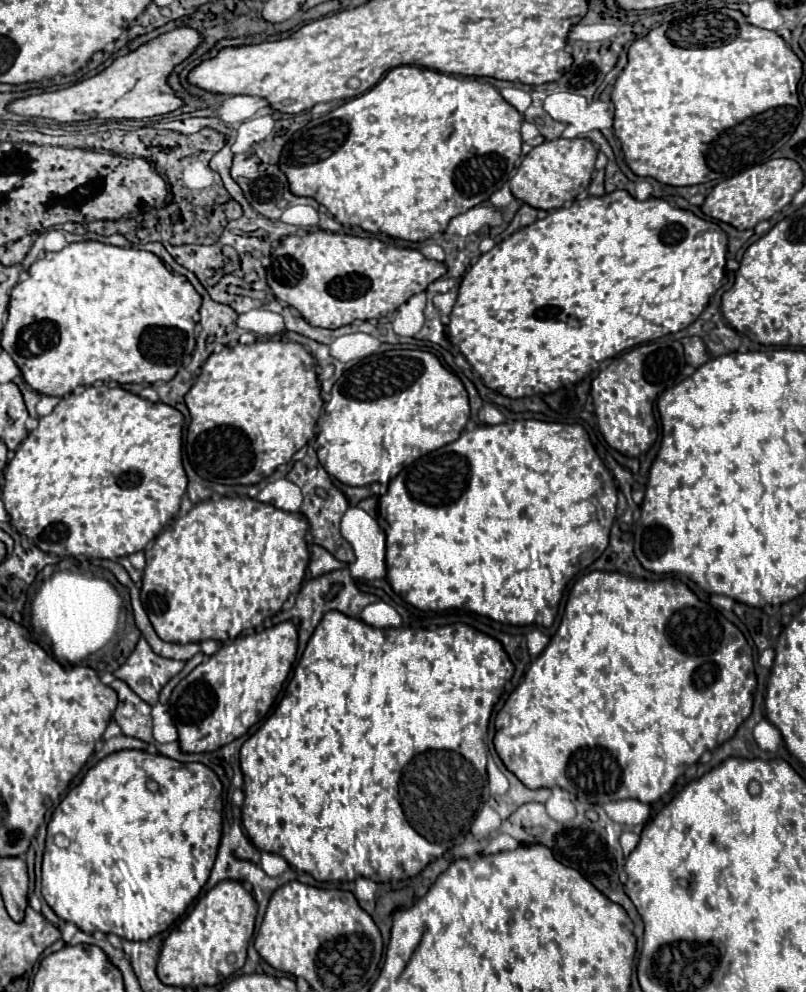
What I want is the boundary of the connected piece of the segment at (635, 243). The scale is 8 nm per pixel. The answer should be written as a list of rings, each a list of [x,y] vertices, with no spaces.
[[[615,190],[605,196],[587,196],[585,200],[575,200],[569,208],[559,208],[555,212],[549,212],[547,218],[537,220],[517,232],[513,232],[507,240],[499,242],[491,252],[483,254],[475,266],[471,266],[463,280],[461,290],[457,296],[457,302],[451,312],[449,322],[449,336],[451,342],[461,350],[461,354],[467,358],[467,362],[479,372],[483,384],[501,396],[507,398],[523,398],[523,396],[535,396],[535,394],[553,394],[559,388],[565,388],[567,384],[575,384],[583,380],[587,374],[597,370],[599,366],[593,366],[593,360],[603,364],[605,360],[611,360],[619,356],[623,350],[635,348],[643,342],[651,342],[655,338],[679,332],[693,324],[705,306],[709,304],[709,298],[721,288],[727,280],[726,277],[727,234],[711,222],[695,216],[689,210],[673,208],[661,198],[649,198],[645,202],[639,202],[629,196],[625,190]]]

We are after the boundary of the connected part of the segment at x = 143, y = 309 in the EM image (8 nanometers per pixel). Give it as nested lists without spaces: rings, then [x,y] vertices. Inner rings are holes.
[[[75,242],[65,246],[59,252],[45,252],[43,258],[39,258],[37,262],[31,264],[29,268],[29,278],[19,282],[13,288],[13,300],[9,302],[9,318],[3,326],[3,338],[1,338],[1,346],[3,350],[15,360],[15,364],[19,366],[25,382],[39,394],[43,396],[65,396],[69,392],[73,392],[79,386],[93,386],[95,382],[117,382],[117,384],[153,384],[153,382],[169,382],[177,370],[183,366],[183,360],[187,356],[191,356],[191,352],[195,350],[195,314],[201,306],[201,296],[197,294],[197,290],[189,284],[189,280],[185,276],[179,276],[175,272],[169,272],[163,262],[145,250],[137,250],[137,248],[119,248],[119,246],[109,246],[109,244],[101,244],[101,242]]]

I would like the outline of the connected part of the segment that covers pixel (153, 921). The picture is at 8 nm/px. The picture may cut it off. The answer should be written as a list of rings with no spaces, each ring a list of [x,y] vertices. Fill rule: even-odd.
[[[121,750],[115,754],[105,756],[99,764],[95,764],[83,778],[79,786],[75,786],[59,804],[59,808],[53,812],[53,818],[47,826],[47,848],[43,856],[43,880],[41,880],[41,892],[45,902],[49,902],[51,910],[65,922],[73,922],[79,930],[93,934],[93,932],[103,932],[103,934],[117,934],[119,938],[125,940],[147,940],[153,938],[161,932],[165,932],[179,916],[185,914],[189,904],[199,896],[201,888],[205,886],[211,868],[215,864],[219,840],[221,840],[221,802],[223,786],[217,778],[217,774],[203,766],[203,764],[181,764],[175,762],[167,756],[161,754],[149,754],[141,750]],[[147,780],[157,782],[157,792],[149,792]]]

